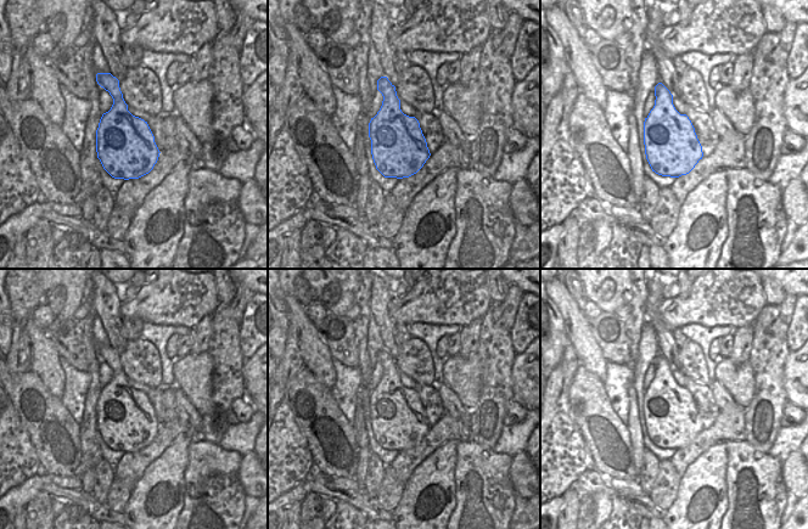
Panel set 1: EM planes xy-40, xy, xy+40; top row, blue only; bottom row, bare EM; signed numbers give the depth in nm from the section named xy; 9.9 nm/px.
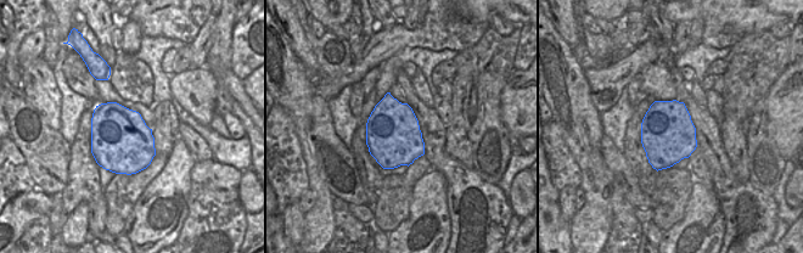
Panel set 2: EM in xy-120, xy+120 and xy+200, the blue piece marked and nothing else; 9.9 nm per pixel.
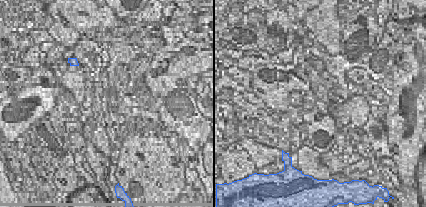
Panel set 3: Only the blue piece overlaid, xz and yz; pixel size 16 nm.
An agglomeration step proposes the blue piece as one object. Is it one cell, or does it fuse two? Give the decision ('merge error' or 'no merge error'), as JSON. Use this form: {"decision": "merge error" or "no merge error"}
{"decision": "no merge error"}

